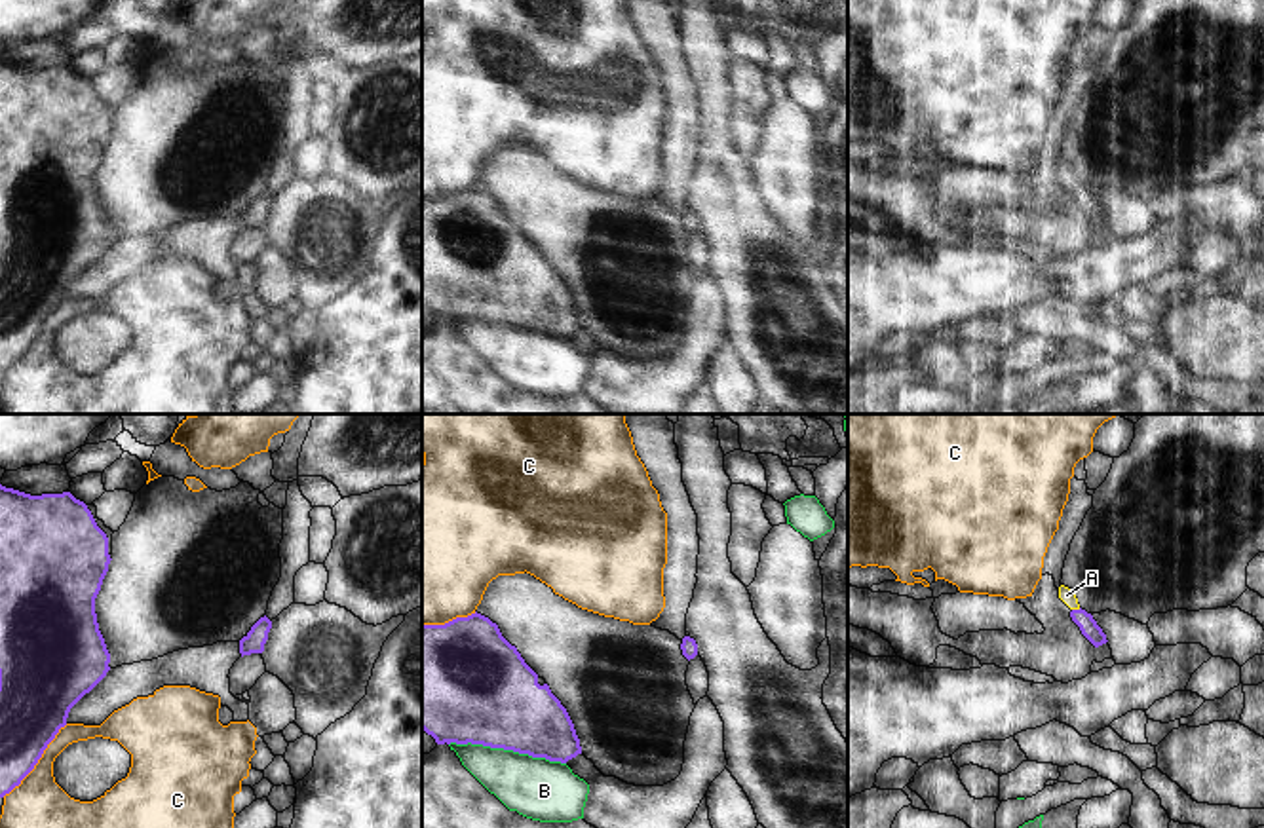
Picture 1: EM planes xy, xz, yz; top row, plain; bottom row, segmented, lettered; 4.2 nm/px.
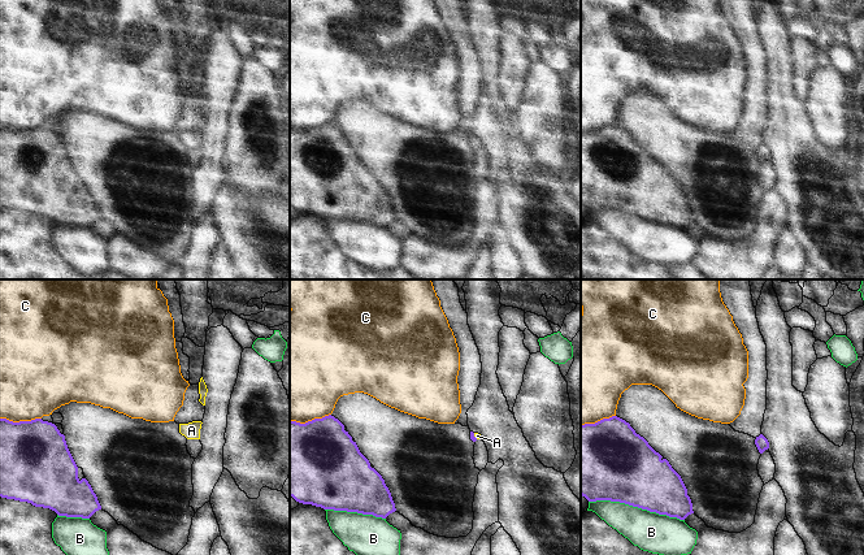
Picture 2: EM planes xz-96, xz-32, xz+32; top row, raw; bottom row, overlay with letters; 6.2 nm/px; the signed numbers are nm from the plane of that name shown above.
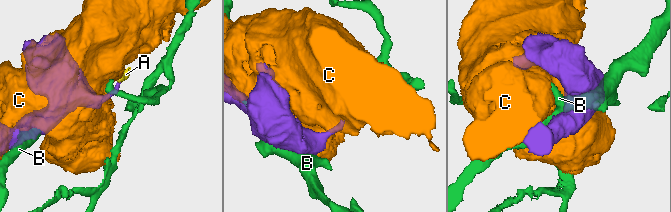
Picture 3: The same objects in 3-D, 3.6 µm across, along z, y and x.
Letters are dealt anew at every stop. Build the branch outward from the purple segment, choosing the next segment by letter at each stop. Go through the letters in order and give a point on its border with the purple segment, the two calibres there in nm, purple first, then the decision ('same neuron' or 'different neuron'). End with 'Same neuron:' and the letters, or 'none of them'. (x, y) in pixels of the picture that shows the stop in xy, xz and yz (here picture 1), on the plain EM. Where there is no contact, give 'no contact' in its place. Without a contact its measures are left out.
A: meets purple in yz at (1076, 185); 80 nm thick on the purple side, 70 nm on the other; same neuron
B: meets purple in xz at (508, 323); 420 nm thick on the purple side, 260 nm on the other; different neuron
C: meets purple in xy at (37, 337); 300 nm thick on the purple side, 320 nm on the other; different neuron
Same neuron: A

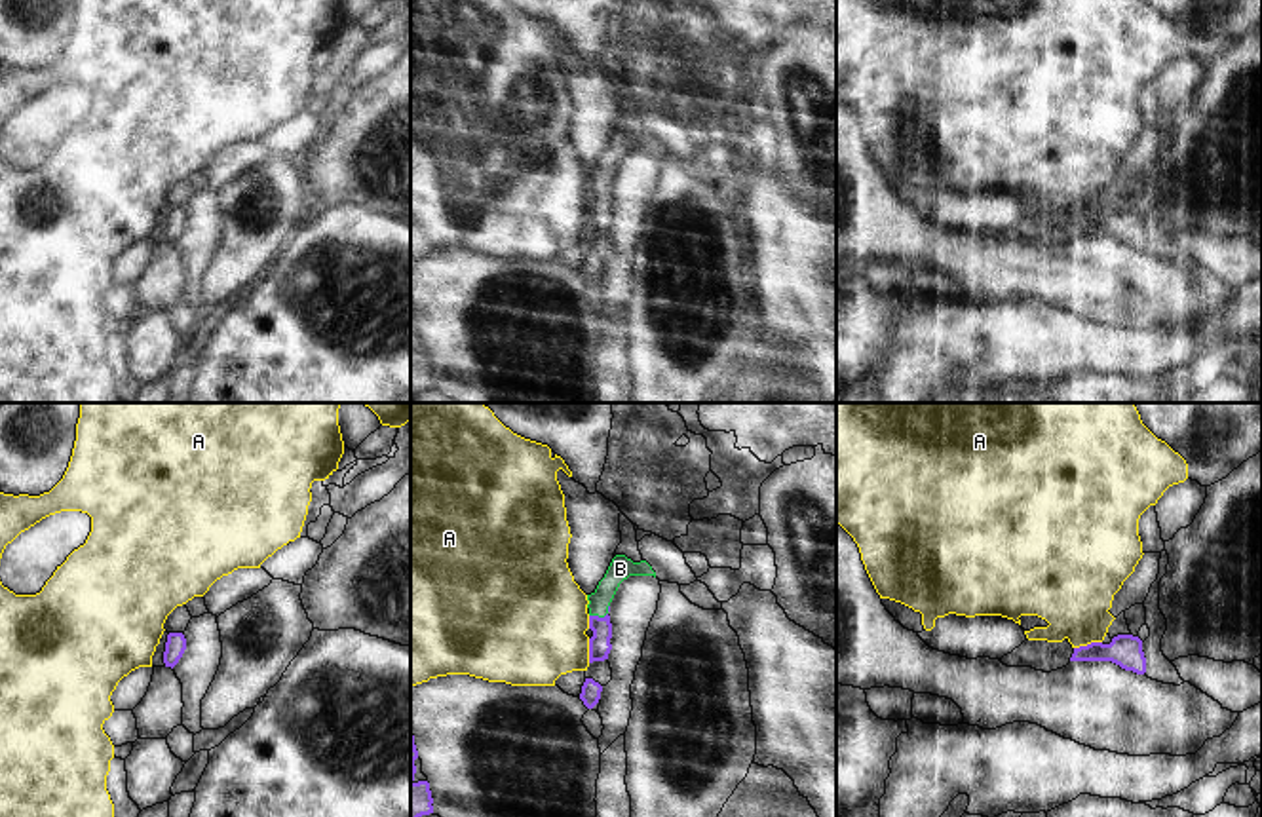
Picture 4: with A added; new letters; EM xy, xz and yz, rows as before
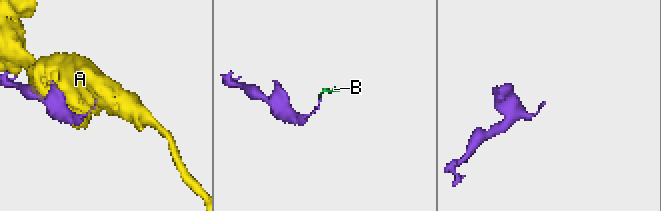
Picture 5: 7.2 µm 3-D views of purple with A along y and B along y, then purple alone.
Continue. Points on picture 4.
A: meets purple in yz at (1088, 219); 140 nm thick on the purple side, 360 nm on the other; different neuron
B: meets purple in xz at (601, 192); 100 nm thick on the purple side, 100 nm on the other; same neuron
Same neuron: B

